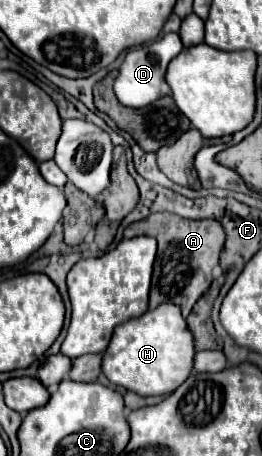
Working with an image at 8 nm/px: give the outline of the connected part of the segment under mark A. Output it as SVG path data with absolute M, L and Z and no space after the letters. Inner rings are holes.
M153 213L151 217L137 221L125 229L125 237L135 235L149 235L155 237L159 243L159 255L153 271L151 283L151 297L149 309L159 307L161 303L175 303L181 307L181 315L187 317L197 303L197 299L209 289L211 285L211 271L219 263L219 253L225 243L225 231L217 221L191 221L181 219L173 213ZM169 249L169 255L167 255Z

